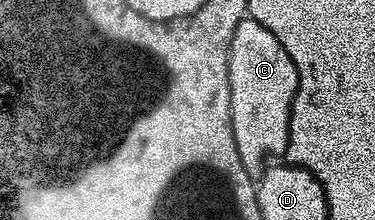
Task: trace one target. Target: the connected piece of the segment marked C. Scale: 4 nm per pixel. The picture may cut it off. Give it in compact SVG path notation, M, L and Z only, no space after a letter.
M245 16L234 28L234 36L230 40L228 53L228 116L230 128L234 132L234 144L238 148L238 156L242 160L242 168L254 180L259 180L270 160L275 154L283 155L288 148L288 133L290 132L290 112L294 104L294 96L298 92L298 68L294 60L290 60L290 52L278 44L278 36L270 32L270 28L262 28L258 20Z

